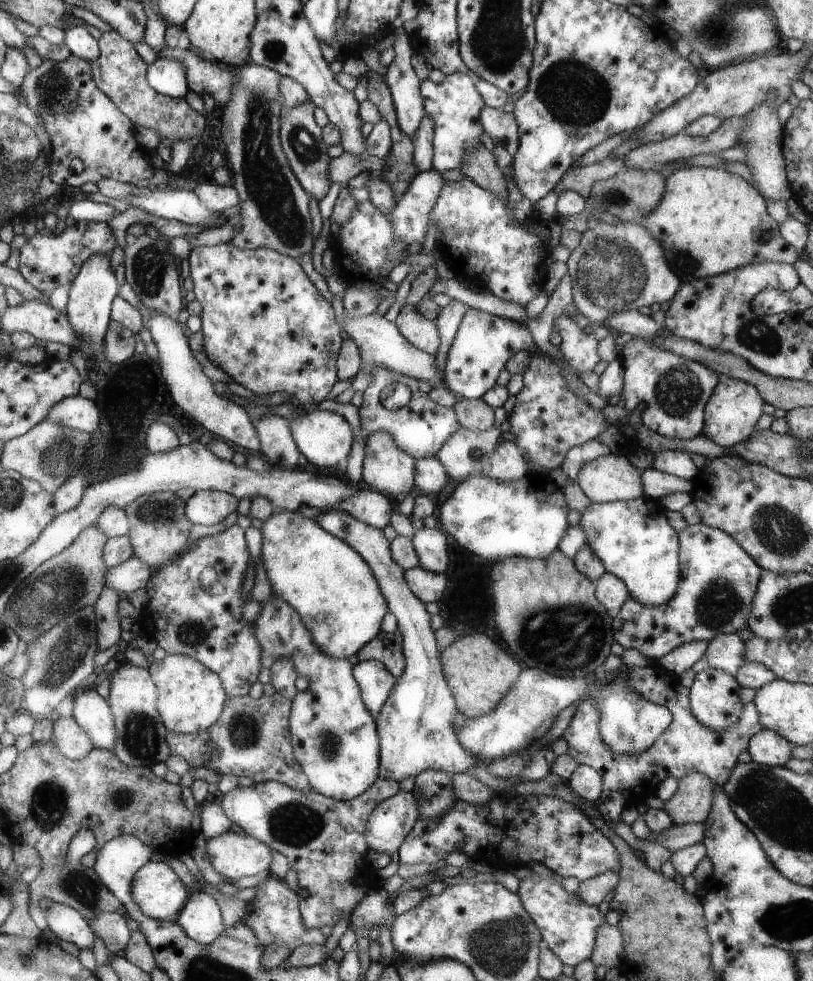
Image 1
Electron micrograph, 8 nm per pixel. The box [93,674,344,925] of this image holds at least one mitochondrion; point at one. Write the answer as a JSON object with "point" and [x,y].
{"point":[295,823]}

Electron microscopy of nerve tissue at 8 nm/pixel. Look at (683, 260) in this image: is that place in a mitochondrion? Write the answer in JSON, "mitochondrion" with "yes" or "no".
{"mitochondrion":"yes"}

